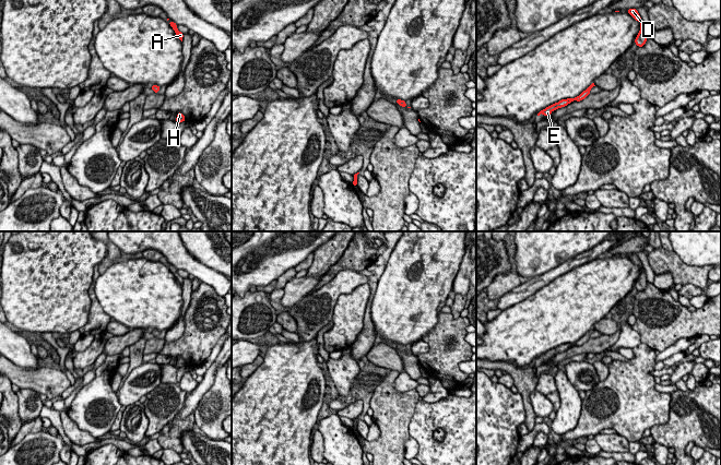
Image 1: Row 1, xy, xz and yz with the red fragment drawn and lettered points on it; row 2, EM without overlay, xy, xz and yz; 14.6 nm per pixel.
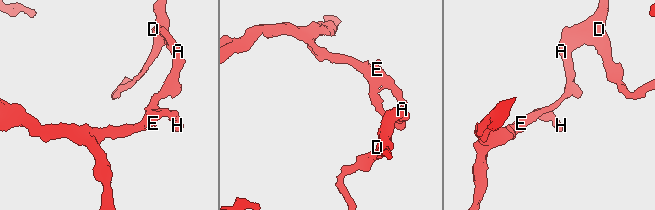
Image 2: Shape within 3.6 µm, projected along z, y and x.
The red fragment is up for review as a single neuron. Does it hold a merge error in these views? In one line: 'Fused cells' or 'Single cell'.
Single cell

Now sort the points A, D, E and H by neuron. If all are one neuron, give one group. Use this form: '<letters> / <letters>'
A D E H

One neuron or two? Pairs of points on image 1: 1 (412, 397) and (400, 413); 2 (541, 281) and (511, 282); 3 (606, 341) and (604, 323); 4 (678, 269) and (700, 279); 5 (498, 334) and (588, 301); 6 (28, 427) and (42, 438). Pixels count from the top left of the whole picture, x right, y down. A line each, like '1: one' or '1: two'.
1: one
2: two
3: two
4: one
5: one
6: two

